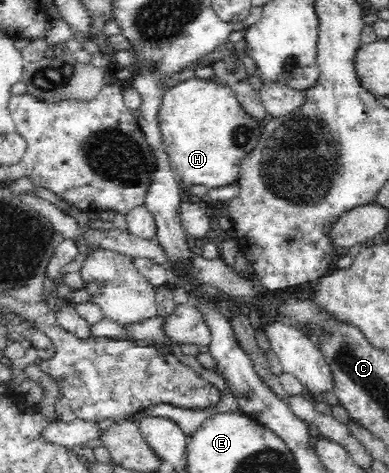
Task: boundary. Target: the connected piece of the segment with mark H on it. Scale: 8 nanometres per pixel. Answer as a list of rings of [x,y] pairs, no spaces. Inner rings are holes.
[[[190,78],[164,90],[157,117],[164,150],[178,180],[206,188],[238,182],[238,160],[256,146],[265,124],[246,112],[232,89],[214,78]]]

